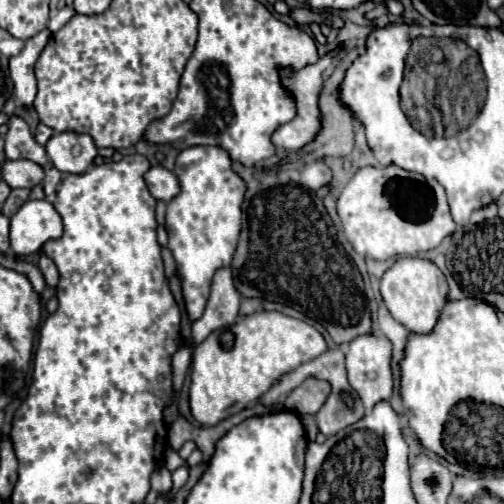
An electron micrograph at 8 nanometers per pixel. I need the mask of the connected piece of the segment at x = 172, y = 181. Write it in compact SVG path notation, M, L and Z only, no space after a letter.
M152 166L146 176L146 186L150 190L150 194L156 198L156 200L172 200L178 192L180 192L180 186L178 186L178 178L174 172L162 168L162 166Z

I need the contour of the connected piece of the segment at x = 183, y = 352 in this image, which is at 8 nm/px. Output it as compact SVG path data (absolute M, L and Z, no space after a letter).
M180 348L174 354L174 358L172 358L172 366L174 366L174 392L176 392L176 396L178 396L180 388L182 388L188 364L190 364L190 350L188 348Z

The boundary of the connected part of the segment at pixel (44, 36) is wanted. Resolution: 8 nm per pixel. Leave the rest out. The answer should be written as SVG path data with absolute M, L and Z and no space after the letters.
M44 28L40 34L26 40L26 46L20 56L10 58L10 76L14 82L14 96L20 102L20 106L34 108L34 100L36 100L36 92L38 92L34 64L36 64L40 52L44 50L48 38L50 38L50 30Z

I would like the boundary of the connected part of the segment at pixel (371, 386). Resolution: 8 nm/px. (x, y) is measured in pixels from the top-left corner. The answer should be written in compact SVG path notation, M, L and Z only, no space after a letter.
M374 332L370 336L360 336L344 346L344 354L346 354L348 380L350 380L352 388L358 392L358 396L362 398L366 410L372 410L380 400L388 400L392 394L392 388L394 388L390 340L380 332Z

